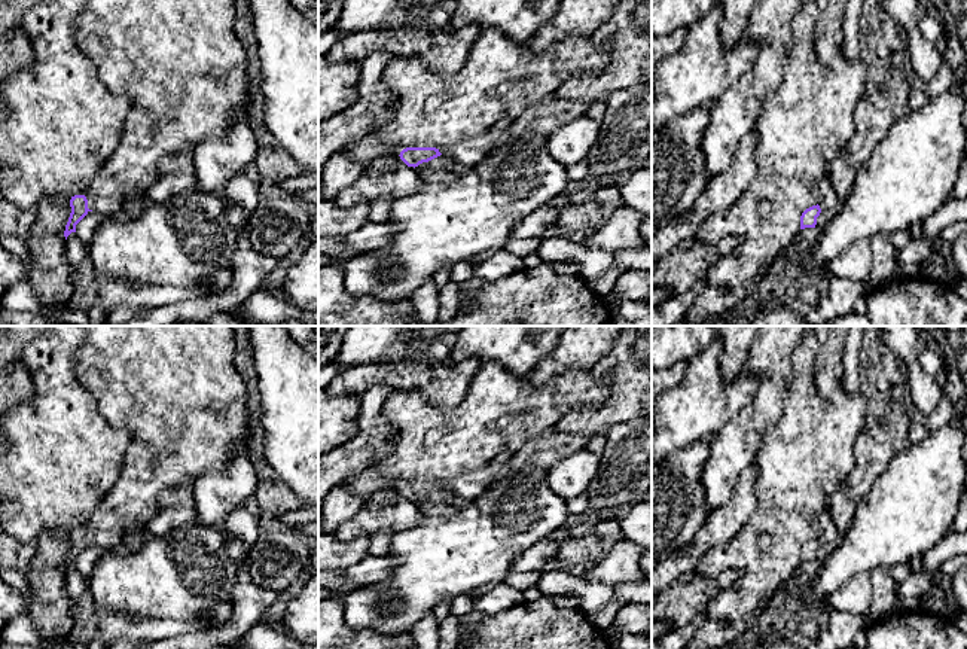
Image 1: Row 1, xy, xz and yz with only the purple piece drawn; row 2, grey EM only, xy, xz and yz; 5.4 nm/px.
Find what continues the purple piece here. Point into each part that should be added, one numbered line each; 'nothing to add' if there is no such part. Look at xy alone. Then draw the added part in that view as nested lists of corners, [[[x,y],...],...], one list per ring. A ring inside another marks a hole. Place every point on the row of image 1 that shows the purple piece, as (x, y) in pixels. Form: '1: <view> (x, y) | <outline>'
1: xy (179, 61) | [[[86,0],[86,10],[86,18],[77,22],[77,45],[92,60],[109,89],[126,95],[132,107],[116,152],[85,196],[89,210],[125,219],[125,198],[146,192],[164,159],[184,147],[193,152],[202,141],[222,140],[232,122],[241,113],[247,115],[251,101],[247,57],[234,30],[234,0]]]

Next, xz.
1: xz (441, 162) | [[[442,155],[428,161],[428,162],[423,162],[418,167],[421,171],[425,171],[425,173],[433,173],[437,170],[446,170],[446,171],[452,171],[458,176],[466,170],[460,164],[457,164],[454,159],[451,159],[448,156],[442,156]]]

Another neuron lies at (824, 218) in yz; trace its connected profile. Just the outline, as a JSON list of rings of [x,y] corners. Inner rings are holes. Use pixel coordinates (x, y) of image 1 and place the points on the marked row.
[[[838,199],[836,205],[832,210],[820,213],[815,225],[817,234],[820,234],[830,223],[830,220],[839,214],[842,207],[844,207],[844,201]]]

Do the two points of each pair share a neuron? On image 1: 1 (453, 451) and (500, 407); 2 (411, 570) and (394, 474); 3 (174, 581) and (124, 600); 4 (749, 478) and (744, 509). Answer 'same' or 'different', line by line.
1: same
2: different
3: same
4: same

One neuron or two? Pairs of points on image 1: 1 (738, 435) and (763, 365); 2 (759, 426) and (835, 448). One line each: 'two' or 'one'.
1: one
2: two

